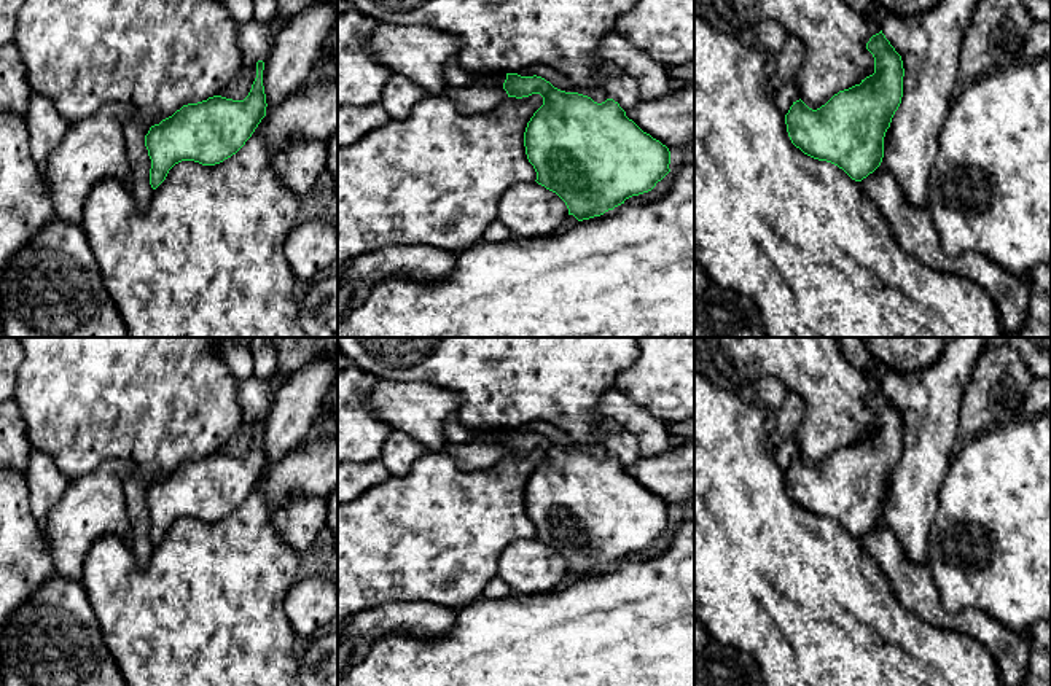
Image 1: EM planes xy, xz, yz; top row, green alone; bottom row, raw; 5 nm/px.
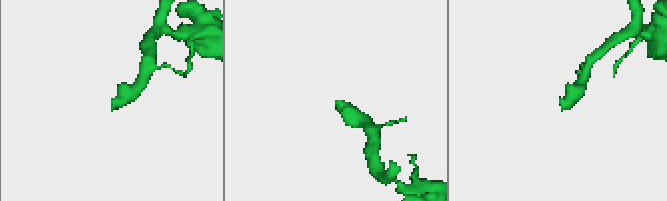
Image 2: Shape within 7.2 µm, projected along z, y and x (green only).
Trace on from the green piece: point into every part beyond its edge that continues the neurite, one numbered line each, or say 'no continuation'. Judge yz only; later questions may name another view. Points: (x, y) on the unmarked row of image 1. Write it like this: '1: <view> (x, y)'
no continuation

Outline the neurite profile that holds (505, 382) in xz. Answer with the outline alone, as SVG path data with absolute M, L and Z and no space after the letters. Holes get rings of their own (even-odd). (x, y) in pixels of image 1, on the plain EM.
M338 337L338 350L358 368L387 380L422 380L462 396L457 415L470 430L518 430L530 422L548 422L584 444L602 444L608 455L631 466L642 460L637 438L621 430L605 435L594 425L602 395L615 387L619 371L640 357L637 337Z

